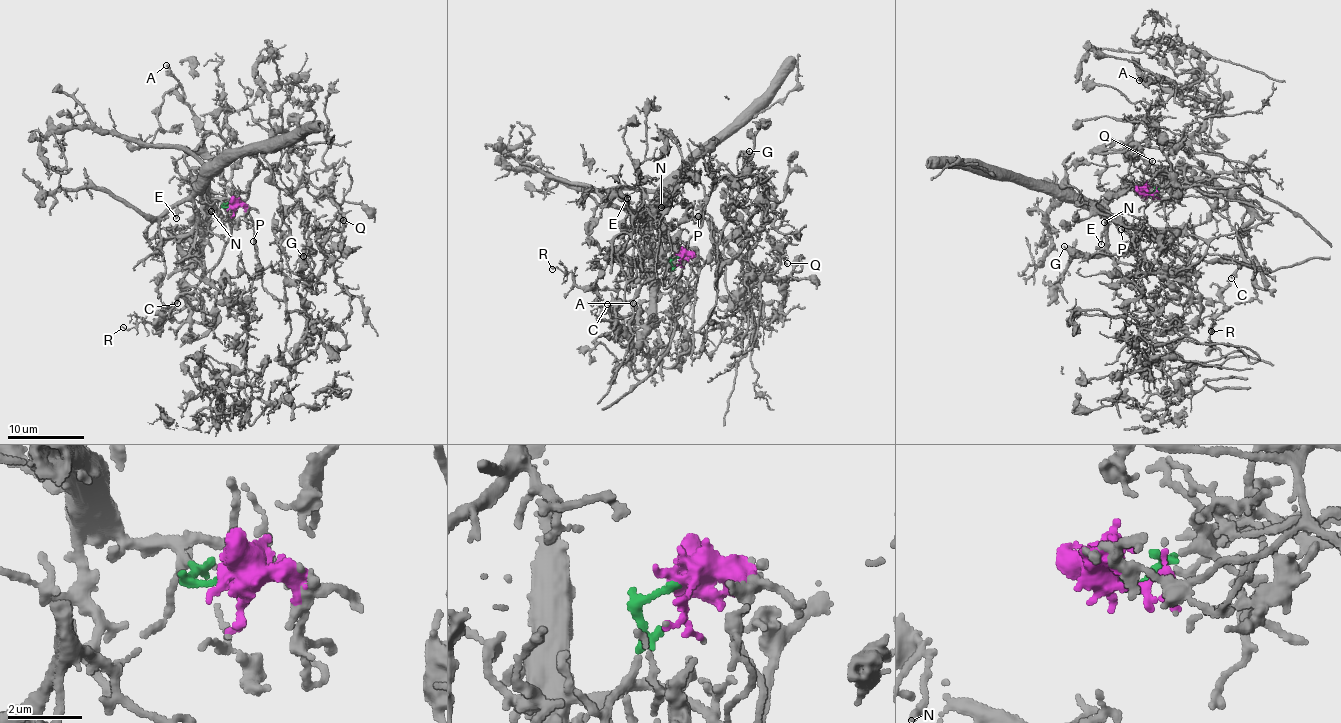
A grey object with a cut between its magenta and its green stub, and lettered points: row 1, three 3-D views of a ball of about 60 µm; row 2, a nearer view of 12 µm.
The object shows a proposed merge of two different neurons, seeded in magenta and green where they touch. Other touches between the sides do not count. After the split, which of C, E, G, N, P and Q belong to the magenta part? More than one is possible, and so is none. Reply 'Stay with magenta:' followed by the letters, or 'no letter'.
Stay with magenta: G, P, Q

